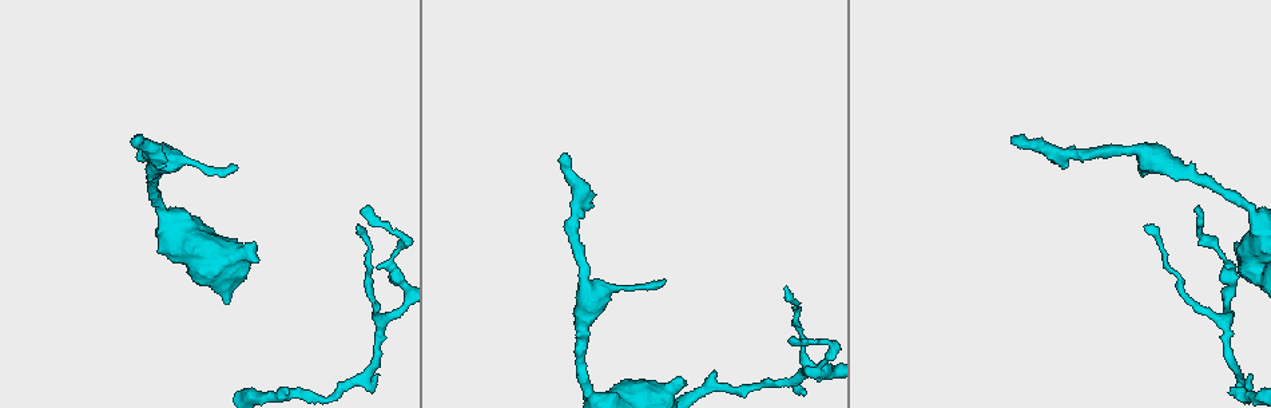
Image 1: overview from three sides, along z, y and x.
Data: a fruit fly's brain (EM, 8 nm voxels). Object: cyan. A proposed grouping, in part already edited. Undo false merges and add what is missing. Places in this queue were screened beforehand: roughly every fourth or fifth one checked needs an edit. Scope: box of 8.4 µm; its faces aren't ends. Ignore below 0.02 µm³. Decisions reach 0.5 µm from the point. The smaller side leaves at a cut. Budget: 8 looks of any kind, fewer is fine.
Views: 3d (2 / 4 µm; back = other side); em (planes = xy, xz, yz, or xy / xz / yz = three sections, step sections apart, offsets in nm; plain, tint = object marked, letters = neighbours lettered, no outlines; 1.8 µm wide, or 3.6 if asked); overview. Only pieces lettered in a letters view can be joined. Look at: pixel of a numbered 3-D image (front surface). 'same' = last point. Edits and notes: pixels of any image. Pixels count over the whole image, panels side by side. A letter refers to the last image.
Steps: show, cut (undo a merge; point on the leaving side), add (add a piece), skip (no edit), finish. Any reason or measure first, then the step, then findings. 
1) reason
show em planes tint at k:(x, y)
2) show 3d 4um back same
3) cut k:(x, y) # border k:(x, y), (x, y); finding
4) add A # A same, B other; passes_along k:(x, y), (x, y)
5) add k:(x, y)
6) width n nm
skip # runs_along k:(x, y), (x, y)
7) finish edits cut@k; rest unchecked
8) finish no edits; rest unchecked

thin end
show em xz step 16 tint at 1:(236, 166)

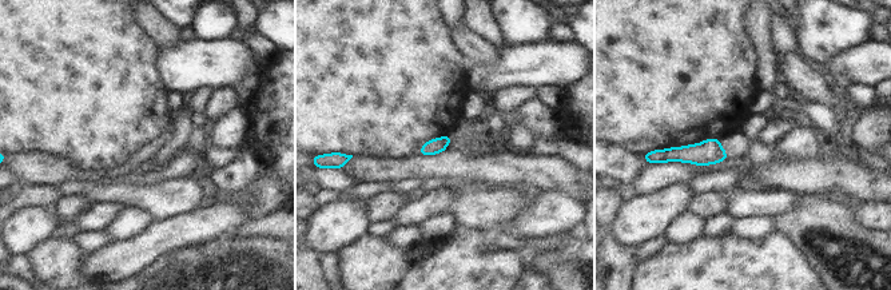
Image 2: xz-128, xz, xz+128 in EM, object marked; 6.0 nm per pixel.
show em xz step 16 letters same

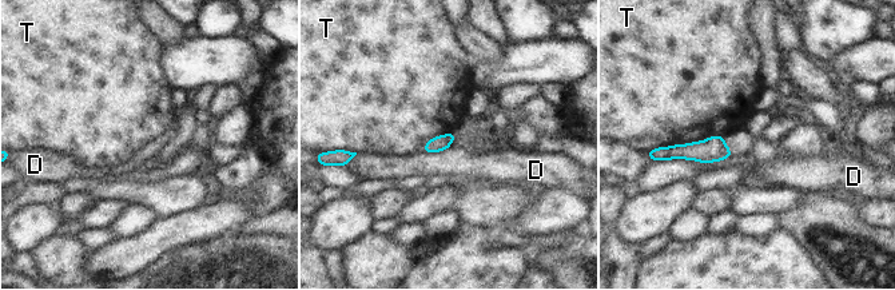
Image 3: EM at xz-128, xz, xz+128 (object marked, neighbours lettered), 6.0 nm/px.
skip # D other, T other; none of them fits

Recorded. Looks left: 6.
a fork
show em 3.6um planes tint at 1:(378, 324)

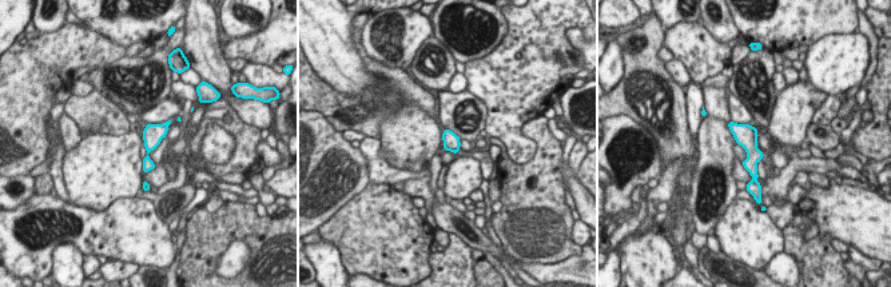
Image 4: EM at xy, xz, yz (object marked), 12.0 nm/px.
see the neighbours
show em 3.6um planes letters same

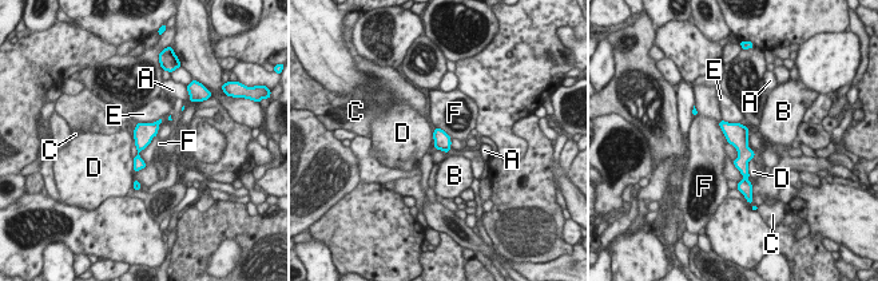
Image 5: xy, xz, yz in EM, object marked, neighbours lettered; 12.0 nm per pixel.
width 190 nm
skip # A other, B other, C other, D other, E other, F other; continuous, no second neuron

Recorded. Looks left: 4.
show em planes letters at 1:(565, 152)

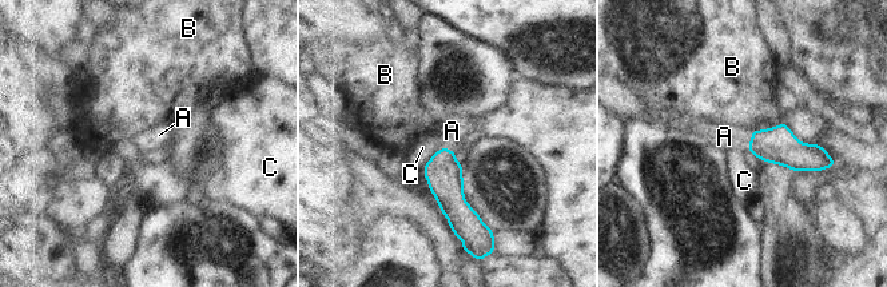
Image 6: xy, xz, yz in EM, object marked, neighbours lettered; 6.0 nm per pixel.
longest_contact A 260 nm
add A # A same, B other, C other; the neuron continues

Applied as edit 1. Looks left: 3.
finish edits add@6; rest unchecked

